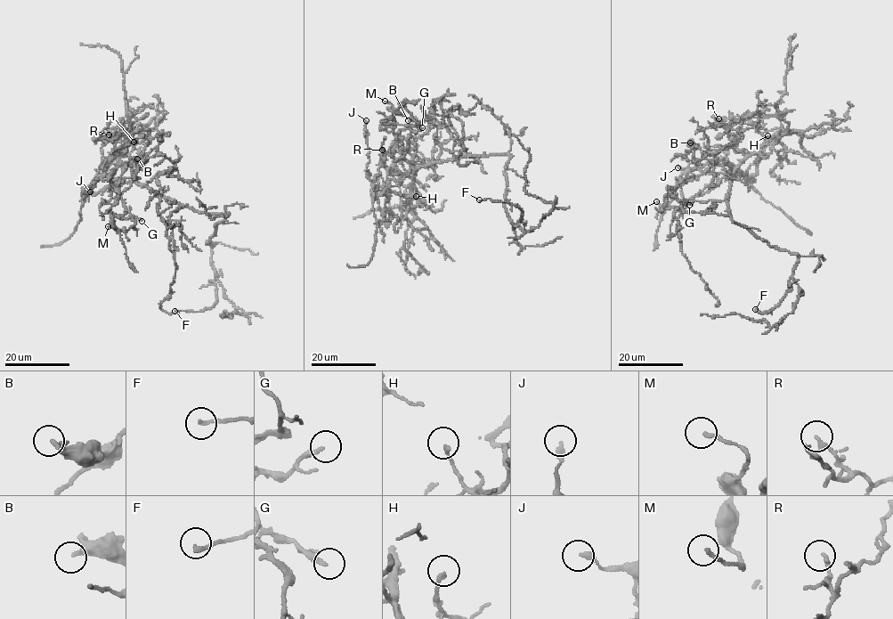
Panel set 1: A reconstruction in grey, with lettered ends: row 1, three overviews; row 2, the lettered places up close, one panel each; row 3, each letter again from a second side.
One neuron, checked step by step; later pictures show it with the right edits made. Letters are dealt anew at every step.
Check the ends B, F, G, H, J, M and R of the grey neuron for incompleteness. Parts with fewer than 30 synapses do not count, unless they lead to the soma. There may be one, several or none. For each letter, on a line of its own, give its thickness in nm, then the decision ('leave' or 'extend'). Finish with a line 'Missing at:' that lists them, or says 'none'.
B: calibre 180 nm; leave
F: calibre 180 nm; leave
G: calibre 240 nm; leave
H: calibre 170 nm; leave
J: calibre 280 nm; leave
M: calibre 170 nm; leave
R: calibre 170 nm; leave
Missing at: none

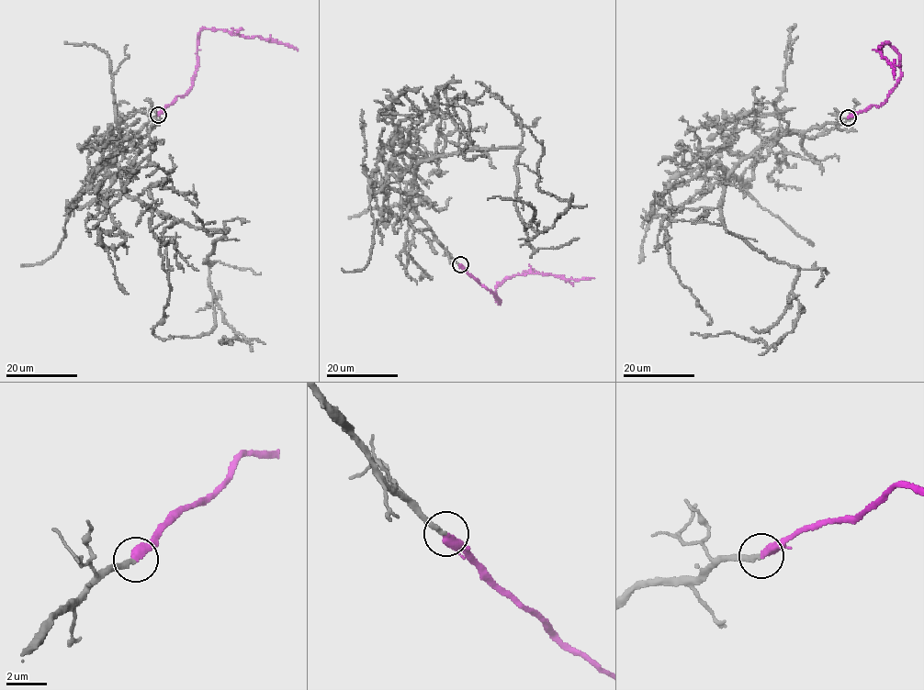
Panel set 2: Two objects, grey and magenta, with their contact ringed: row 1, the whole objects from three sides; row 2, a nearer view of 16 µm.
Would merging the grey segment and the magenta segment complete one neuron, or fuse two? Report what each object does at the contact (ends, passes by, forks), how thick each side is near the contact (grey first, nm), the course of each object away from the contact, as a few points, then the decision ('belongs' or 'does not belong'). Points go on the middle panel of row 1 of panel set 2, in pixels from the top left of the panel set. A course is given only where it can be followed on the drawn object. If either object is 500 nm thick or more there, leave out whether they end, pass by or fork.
grey ends; magenta ends; calibres 240 and 440 nm; course grey (460, 265), (412, 210), (416, 165), (519, 147), (516, 209), (540, 233), (569, 205), (539, 189), (530, 130); course magenta (460, 265), (495, 294), (499, 303), (495, 288), (515, 275), (532, 272), (562, 275), (566, 279), (593, 279); belongs

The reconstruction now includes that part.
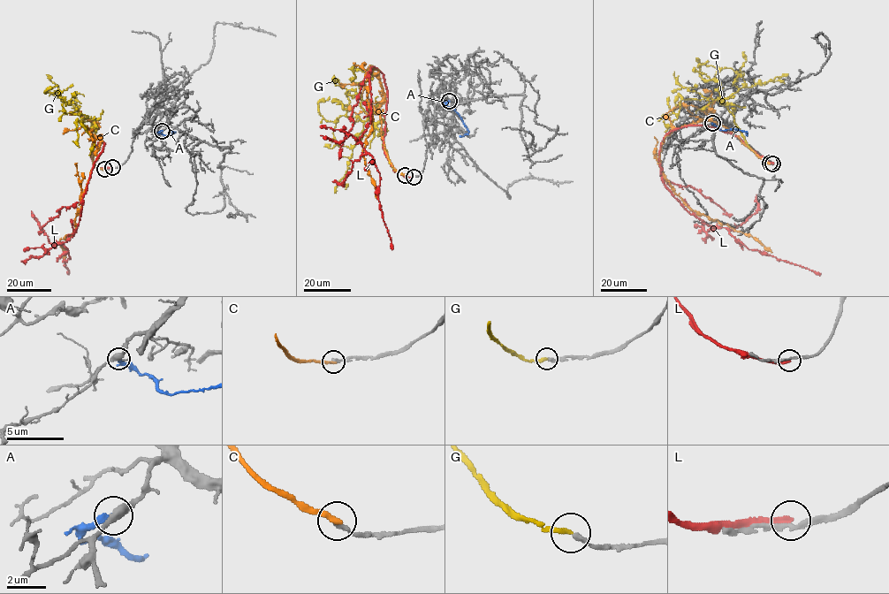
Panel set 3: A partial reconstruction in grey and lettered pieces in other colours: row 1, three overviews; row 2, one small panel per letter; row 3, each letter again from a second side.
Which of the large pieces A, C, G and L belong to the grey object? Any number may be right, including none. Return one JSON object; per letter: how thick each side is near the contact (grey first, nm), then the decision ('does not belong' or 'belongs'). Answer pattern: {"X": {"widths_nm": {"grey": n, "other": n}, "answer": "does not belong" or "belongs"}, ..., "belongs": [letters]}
{"A": {"widths_nm": {"grey": 400, "other": 320}, "answer": "does not belong"}, "C": {"widths_nm": {"grey": 260, "other": 260}, "answer": "does not belong"}, "G": {"widths_nm": {"grey": 260, "other": 240}, "answer": "belongs"}, "L": {"widths_nm": {"grey": 220, "other": 260}, "answer": "does not belong"}, "belongs": ["G"]}

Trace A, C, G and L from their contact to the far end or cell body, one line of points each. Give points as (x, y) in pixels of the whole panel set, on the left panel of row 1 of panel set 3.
A: (162, 130), (158, 133), (165, 135), (175, 132), (165, 136)
C: (105, 169), (94, 164), (92, 149), (95, 137), (102, 141), (82, 194), (76, 227), (59, 240), (64, 259)
G: (104, 169), (94, 163), (92, 122), (71, 101), (63, 102), (56, 92), (44, 93), (57, 86)
L: (112, 168), (93, 162), (97, 143), (105, 144), (76, 232), (57, 242), (67, 249), (68, 273)

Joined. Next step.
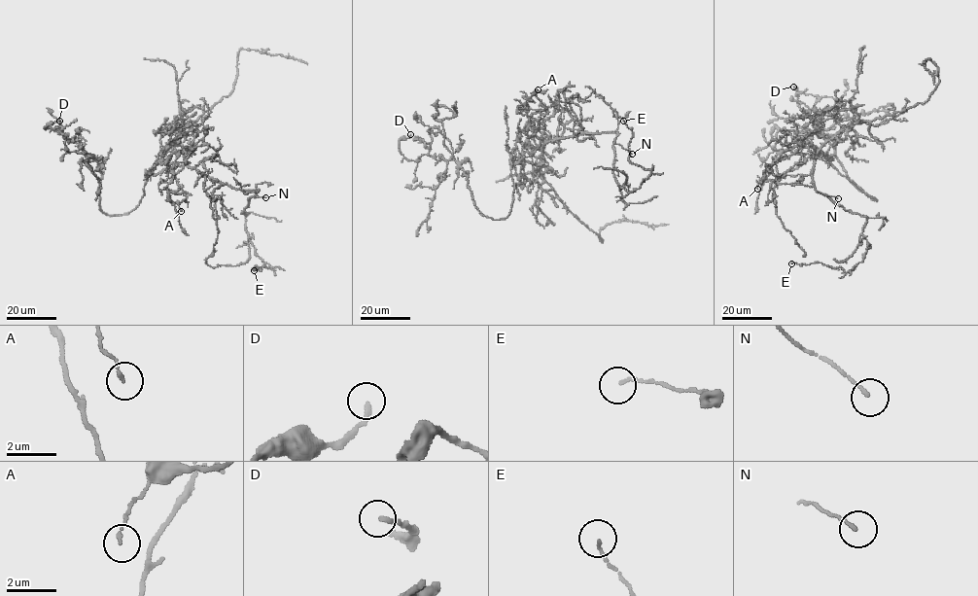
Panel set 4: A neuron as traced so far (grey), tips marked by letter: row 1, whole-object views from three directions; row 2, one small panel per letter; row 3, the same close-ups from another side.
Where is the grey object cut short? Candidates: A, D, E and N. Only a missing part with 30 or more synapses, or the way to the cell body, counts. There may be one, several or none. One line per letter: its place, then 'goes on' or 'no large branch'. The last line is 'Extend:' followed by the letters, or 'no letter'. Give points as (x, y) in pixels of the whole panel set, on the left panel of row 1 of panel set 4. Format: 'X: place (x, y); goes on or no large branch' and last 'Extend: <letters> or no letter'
A: place (181, 211); no large branch
D: place (59, 121); no large branch
E: place (254, 270); no large branch
N: place (265, 197); no large branch
Extend: no letter

